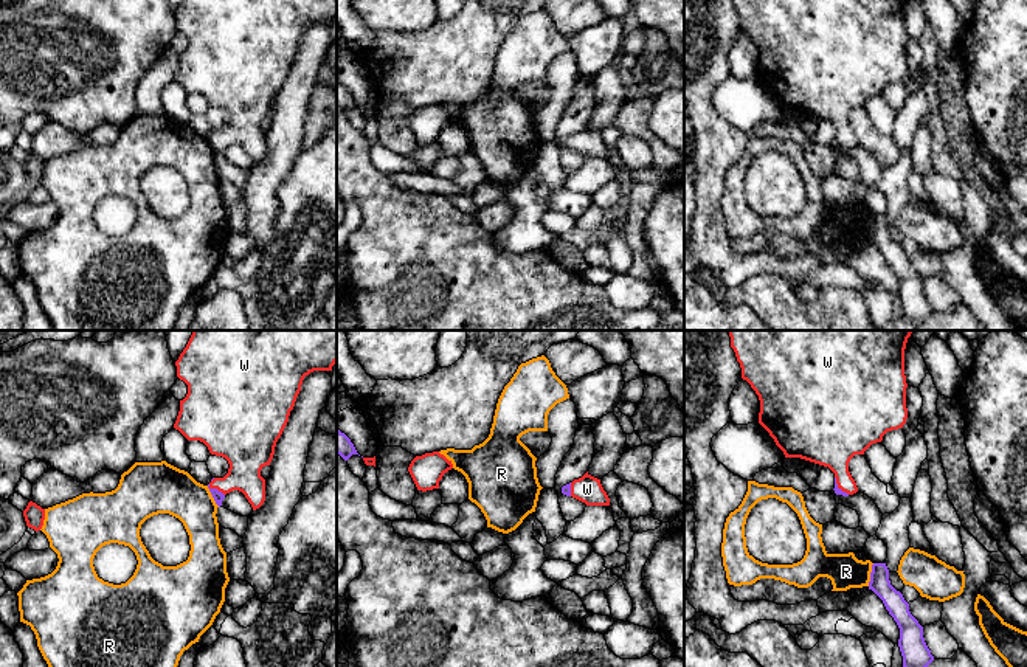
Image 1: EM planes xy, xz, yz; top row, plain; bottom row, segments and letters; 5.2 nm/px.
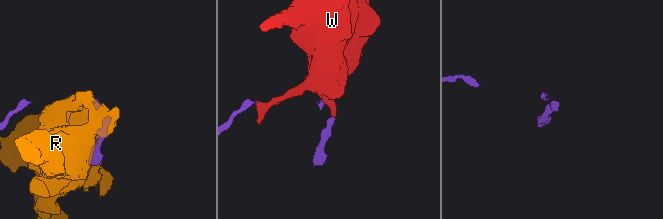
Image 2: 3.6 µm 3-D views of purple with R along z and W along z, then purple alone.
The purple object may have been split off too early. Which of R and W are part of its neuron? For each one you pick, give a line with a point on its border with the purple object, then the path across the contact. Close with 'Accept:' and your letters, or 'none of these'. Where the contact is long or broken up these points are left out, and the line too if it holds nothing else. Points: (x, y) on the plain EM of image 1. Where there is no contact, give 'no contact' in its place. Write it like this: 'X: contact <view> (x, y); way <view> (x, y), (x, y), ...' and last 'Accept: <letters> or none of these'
W: contact xy (216, 141)
Accept: W

